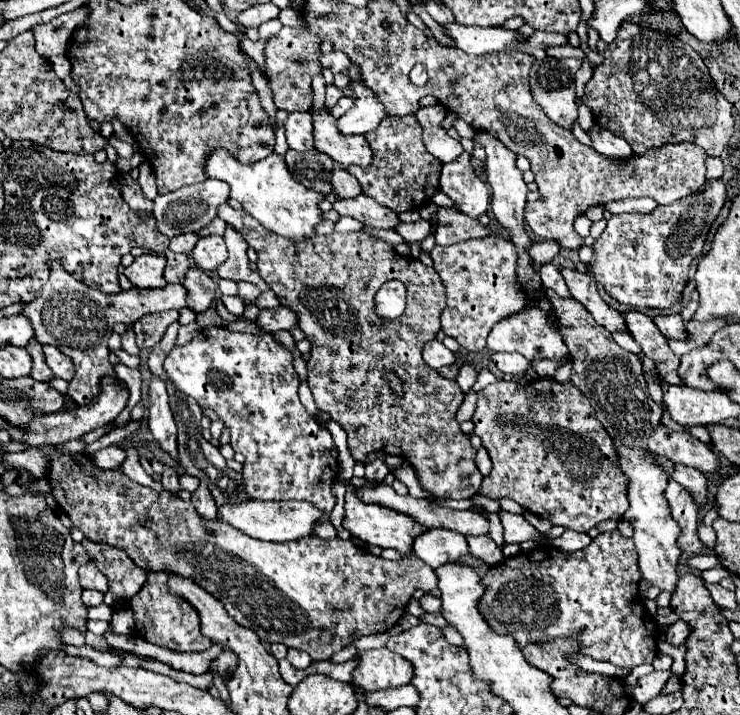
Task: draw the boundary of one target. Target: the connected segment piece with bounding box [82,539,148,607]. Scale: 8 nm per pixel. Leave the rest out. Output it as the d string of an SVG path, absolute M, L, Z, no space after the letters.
M82 539L82 547L86 549L90 561L108 577L110 591L106 593L106 597L116 601L110 605L116 607L118 603L128 603L130 597L134 597L146 583L148 571L136 567L120 547L94 543L88 539Z

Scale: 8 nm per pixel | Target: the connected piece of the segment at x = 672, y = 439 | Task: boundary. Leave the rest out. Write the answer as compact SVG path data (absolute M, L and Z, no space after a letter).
M658 423L654 433L650 435L648 449L656 455L670 459L672 463L690 465L704 473L720 469L720 461L708 445L692 437L688 431L674 431L662 423Z

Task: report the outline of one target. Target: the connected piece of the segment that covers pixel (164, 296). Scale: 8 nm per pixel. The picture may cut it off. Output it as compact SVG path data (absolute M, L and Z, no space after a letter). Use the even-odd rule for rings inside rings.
M50 261L50 279L42 291L42 295L28 303L22 313L26 313L34 325L34 337L42 345L54 345L62 353L66 353L74 365L76 375L70 381L68 393L78 403L90 403L100 393L100 377L116 375L114 367L108 361L108 335L112 333L114 323L134 323L146 313L158 313L168 309L182 309L188 299L188 291L180 283L168 283L162 289L138 289L122 291L118 295L104 295L96 289L88 289L80 281L76 281L60 261ZM102 327L106 329L106 337L102 337Z

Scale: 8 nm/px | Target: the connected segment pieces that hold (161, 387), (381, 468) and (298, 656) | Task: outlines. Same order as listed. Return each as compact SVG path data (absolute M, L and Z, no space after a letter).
M152 375L150 387L148 387L148 427L154 435L154 439L160 443L160 447L170 453L174 459L176 453L176 423L168 405L168 393L166 393L166 381Z
M376 459L376 461L372 461L372 463L366 465L366 479L368 481L380 483L386 475L388 475L388 467L386 467L386 463L382 459Z
M288 649L288 657L286 657L296 669L306 669L310 663L312 663L312 659L306 655L306 653L302 653L300 649Z

